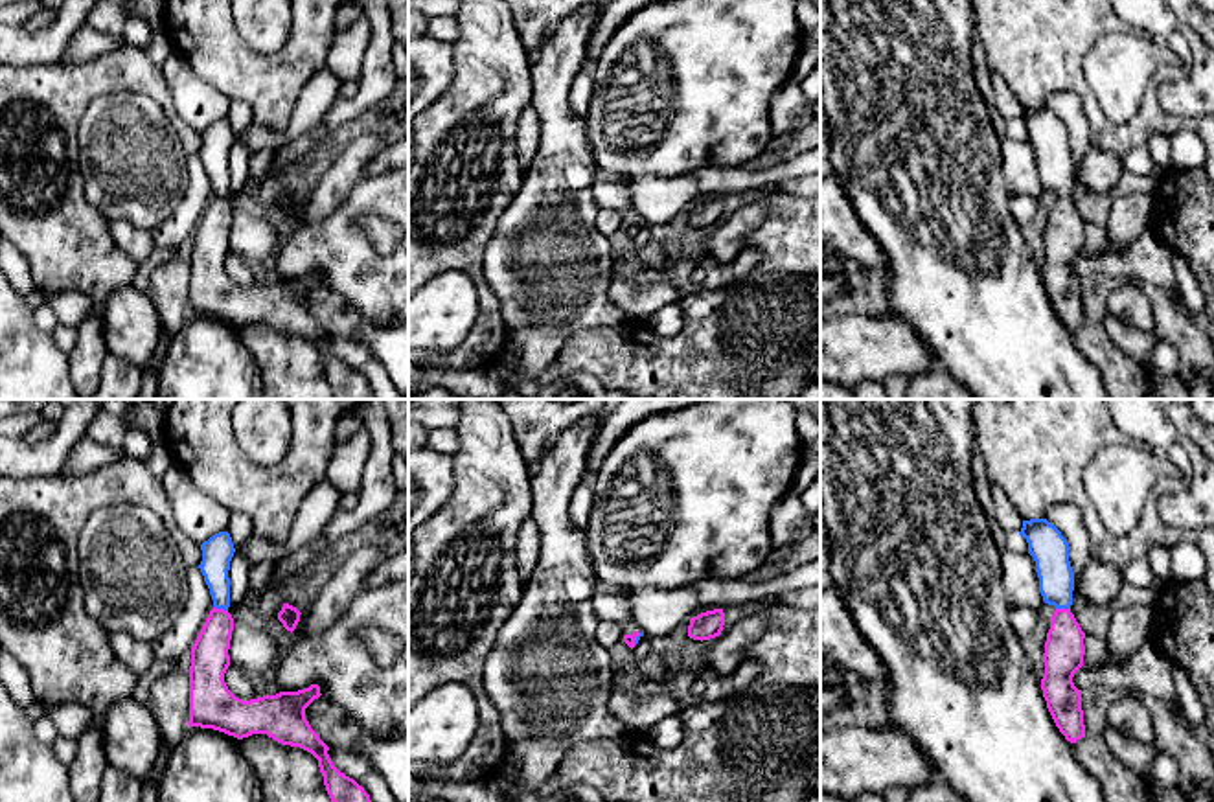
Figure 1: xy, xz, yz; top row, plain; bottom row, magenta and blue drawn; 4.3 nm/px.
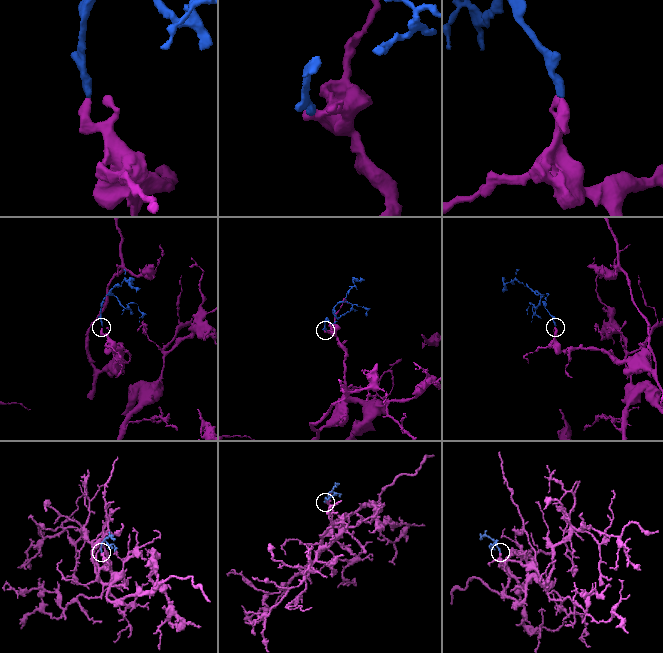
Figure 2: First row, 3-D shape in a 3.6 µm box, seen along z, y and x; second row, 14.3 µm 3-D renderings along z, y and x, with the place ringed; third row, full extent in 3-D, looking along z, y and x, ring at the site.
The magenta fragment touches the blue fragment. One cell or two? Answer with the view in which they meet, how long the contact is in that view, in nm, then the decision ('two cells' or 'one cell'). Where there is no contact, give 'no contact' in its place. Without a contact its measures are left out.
contact in xy; length 70 nm; one cell

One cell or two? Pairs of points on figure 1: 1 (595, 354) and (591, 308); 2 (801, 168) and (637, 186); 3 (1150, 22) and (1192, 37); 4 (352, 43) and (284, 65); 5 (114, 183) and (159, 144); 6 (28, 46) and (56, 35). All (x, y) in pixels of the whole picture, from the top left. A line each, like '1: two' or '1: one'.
1: two
2: one
3: one
4: two
5: one
6: one

